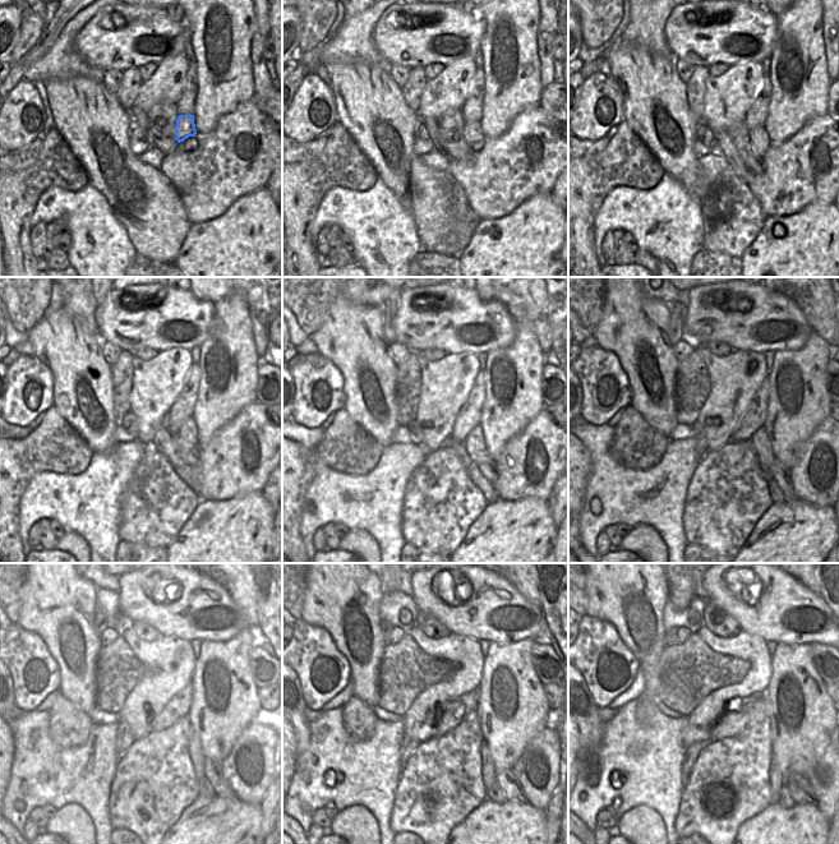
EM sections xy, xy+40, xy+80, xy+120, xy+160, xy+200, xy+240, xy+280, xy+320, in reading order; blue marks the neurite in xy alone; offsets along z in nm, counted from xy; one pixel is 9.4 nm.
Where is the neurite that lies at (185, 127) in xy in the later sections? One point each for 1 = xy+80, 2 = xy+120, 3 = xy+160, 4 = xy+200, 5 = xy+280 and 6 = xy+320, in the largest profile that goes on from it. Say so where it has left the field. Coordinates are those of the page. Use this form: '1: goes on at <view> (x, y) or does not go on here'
1: goes on at xy+80 (759, 137)
2: goes on at xy+120 (188, 430)
3: goes on at xy+160 (475, 446)
4: goes on at xy+200 (760, 442)
5: goes on at xy+280 (488, 770)
6: goes on at xy+320 (775, 779)

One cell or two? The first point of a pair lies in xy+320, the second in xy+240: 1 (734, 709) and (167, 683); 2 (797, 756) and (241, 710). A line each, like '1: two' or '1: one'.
1: two
2: one

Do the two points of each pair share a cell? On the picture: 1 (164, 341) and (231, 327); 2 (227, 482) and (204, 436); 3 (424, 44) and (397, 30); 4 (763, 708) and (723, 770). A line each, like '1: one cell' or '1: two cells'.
1: two cells
2: two cells
3: one cell
4: one cell

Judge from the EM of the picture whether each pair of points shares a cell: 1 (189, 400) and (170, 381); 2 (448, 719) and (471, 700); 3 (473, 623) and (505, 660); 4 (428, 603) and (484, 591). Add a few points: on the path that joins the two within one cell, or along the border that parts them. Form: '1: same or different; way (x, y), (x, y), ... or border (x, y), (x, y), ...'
1: different; border (193, 364), (181, 391), (165, 415)
2: same; way (453, 714), (466, 702)
3: different; border (520, 641), (489, 642)
4: same; way (442, 608), (468, 608), (470, 605)

